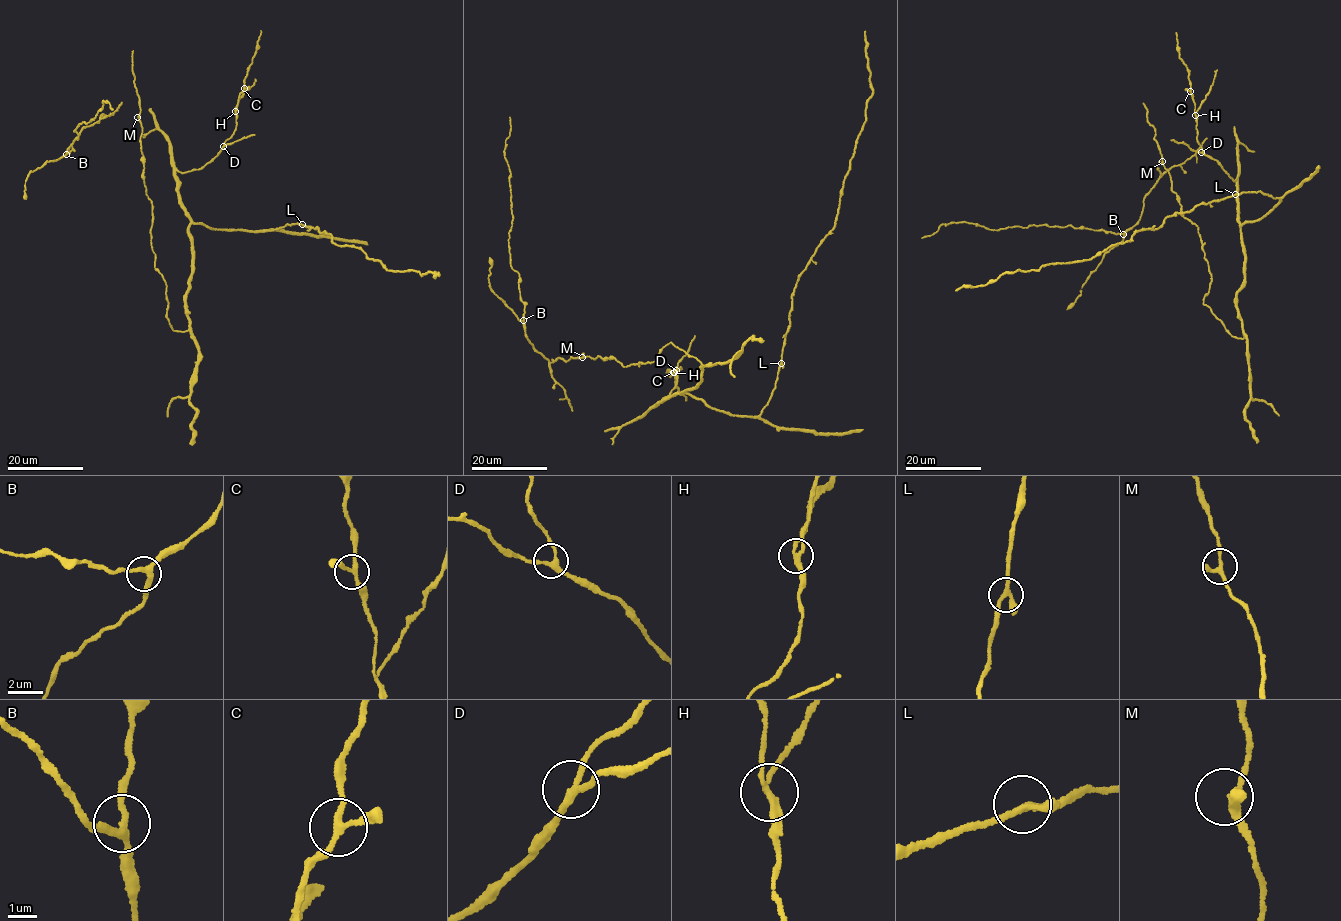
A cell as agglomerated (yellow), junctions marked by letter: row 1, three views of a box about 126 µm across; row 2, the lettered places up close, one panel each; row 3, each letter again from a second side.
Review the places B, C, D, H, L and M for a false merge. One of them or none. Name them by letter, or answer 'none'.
H

